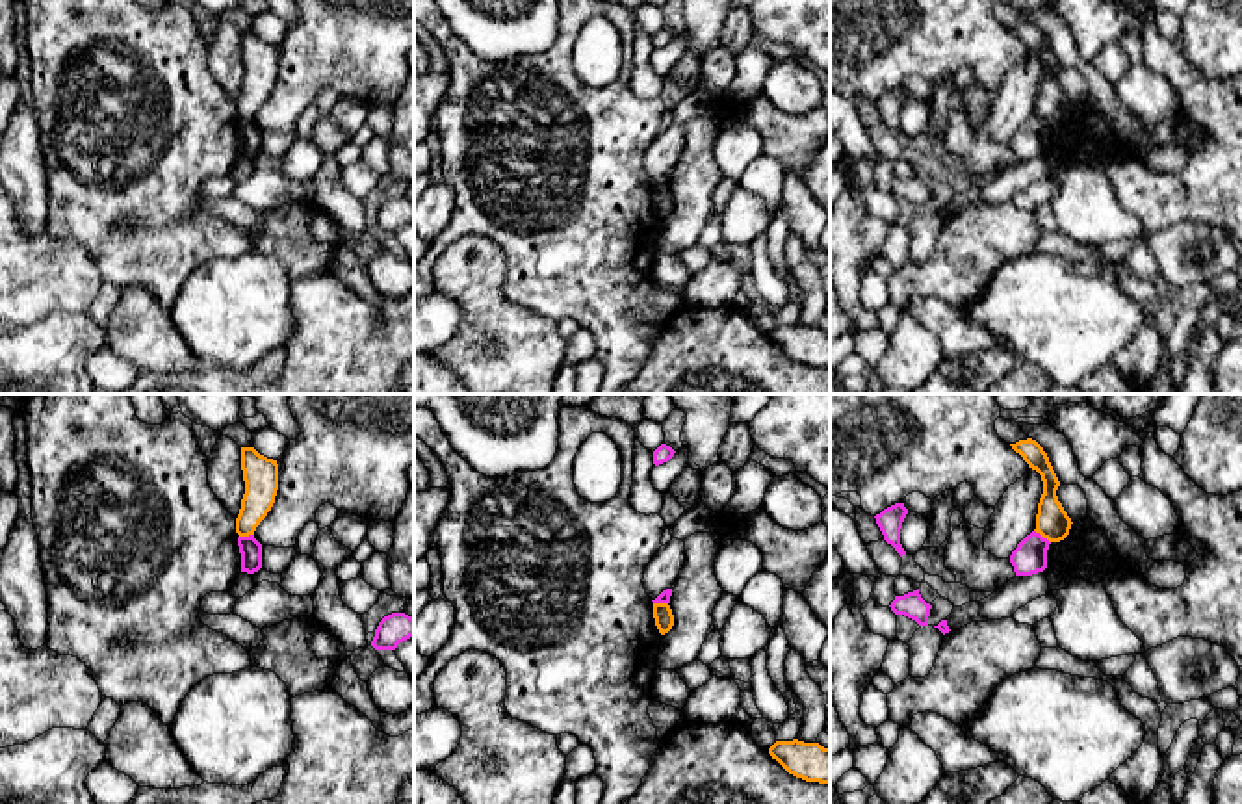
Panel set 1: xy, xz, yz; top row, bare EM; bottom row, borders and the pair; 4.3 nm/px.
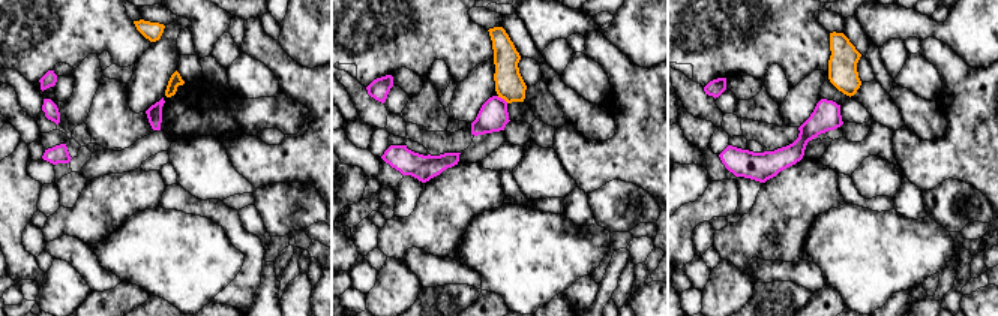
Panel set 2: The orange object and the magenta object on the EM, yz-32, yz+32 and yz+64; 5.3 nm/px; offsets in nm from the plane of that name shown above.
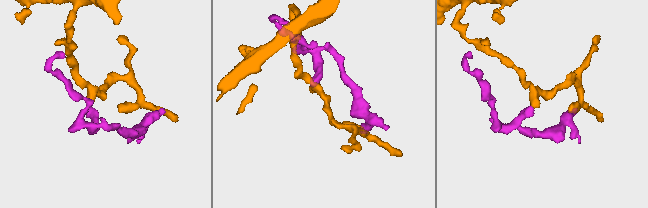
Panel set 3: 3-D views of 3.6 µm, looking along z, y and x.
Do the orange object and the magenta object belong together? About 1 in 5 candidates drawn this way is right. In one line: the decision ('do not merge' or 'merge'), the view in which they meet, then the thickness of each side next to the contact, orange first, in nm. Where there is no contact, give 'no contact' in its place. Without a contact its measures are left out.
do not merge | yz | 140/150 nm

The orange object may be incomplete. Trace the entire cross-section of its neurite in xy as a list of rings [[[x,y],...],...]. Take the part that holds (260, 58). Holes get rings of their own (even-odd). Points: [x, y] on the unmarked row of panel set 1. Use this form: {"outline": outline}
{"outline": [[[241,32],[241,54],[245,78],[236,102],[239,121],[254,119],[260,106],[267,100],[278,74],[278,48],[260,39],[254,32]]]}

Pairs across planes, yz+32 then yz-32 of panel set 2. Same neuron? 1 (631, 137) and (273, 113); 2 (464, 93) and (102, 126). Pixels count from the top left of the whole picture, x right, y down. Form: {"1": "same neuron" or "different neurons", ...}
{"1": "different neurons", "2": "different neurons"}

